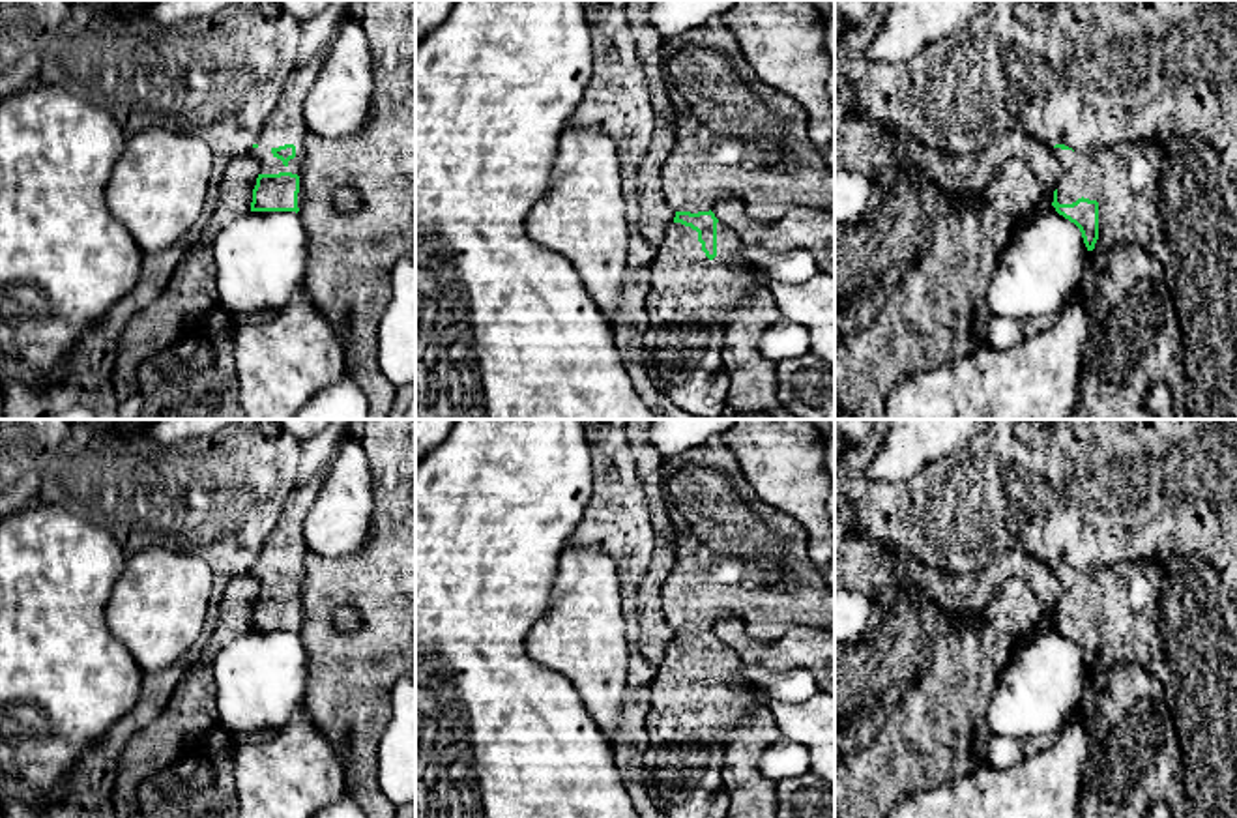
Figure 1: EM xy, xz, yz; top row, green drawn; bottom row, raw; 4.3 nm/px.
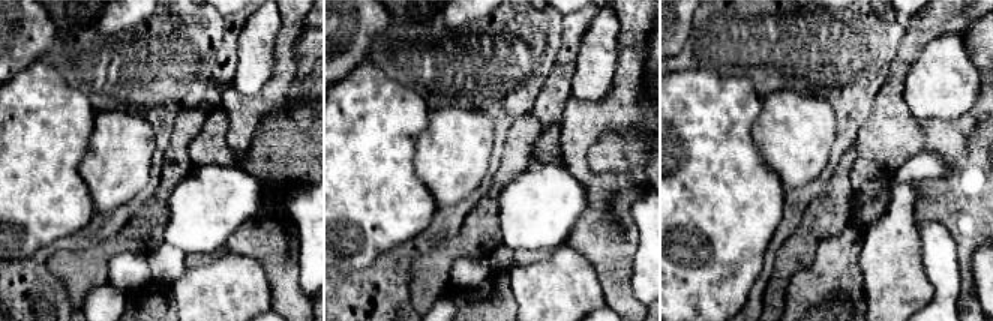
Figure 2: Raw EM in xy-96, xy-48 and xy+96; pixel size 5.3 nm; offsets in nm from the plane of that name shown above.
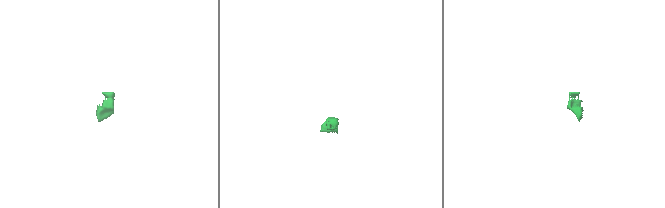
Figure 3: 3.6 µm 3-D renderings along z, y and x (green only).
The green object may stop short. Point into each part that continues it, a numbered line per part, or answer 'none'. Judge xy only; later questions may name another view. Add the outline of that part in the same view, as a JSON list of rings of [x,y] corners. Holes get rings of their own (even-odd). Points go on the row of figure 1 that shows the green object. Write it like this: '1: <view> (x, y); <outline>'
1: xy (285, 124); [[[329,45],[320,49],[303,67],[296,67],[288,75],[273,110],[266,118],[260,135],[255,140],[256,146],[249,152],[260,167],[260,174],[292,172],[301,176],[307,135],[303,103],[316,80],[318,69],[327,54]],[[284,144],[296,146],[296,157],[290,159],[286,167],[271,153],[273,148]]]

